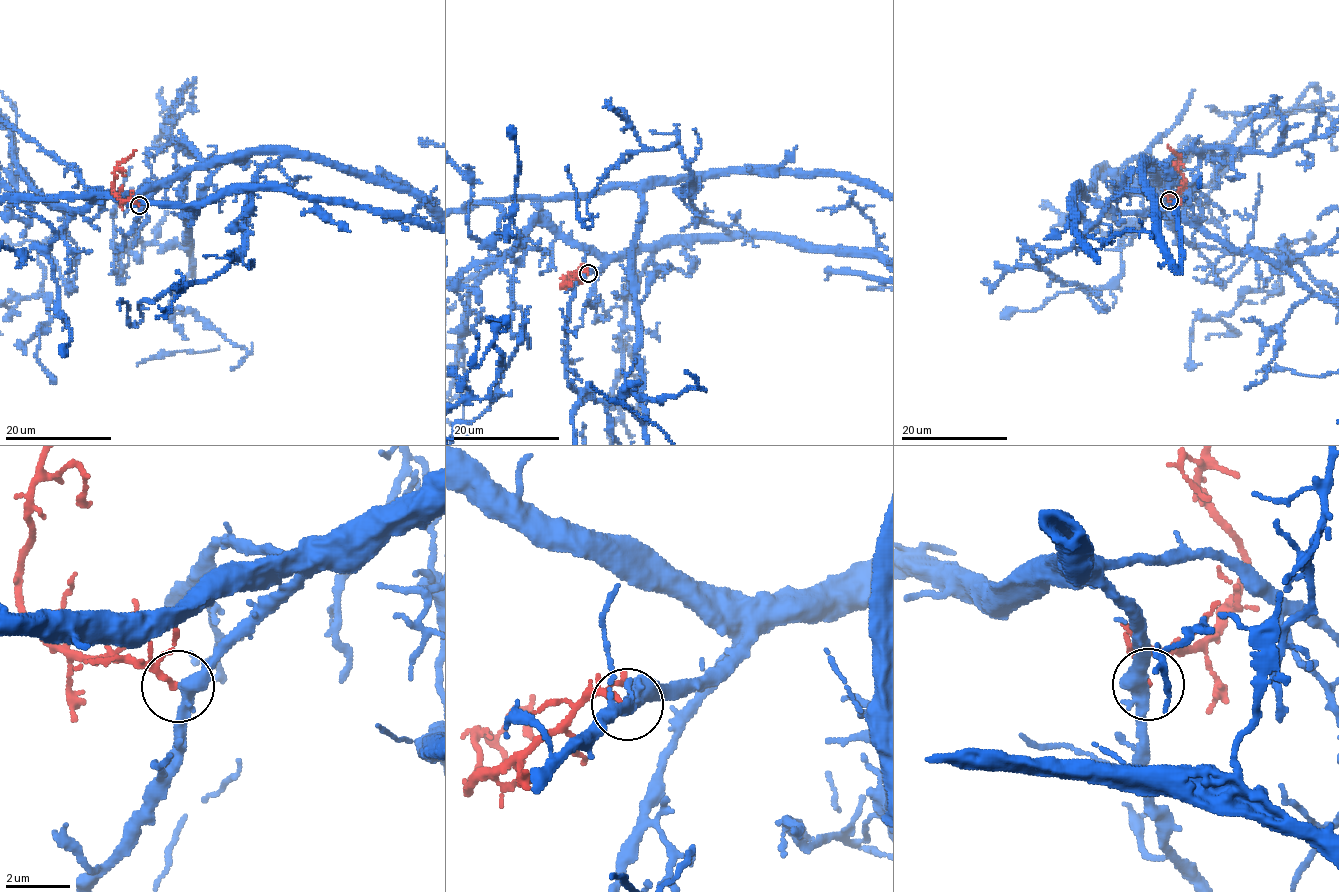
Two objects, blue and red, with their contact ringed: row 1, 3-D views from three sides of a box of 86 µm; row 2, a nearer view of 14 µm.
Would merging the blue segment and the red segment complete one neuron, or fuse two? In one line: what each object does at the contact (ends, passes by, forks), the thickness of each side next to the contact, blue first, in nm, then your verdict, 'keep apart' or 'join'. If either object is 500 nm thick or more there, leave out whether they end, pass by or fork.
blue passes by; red passes by; calibres 420 and 140 nm; join

